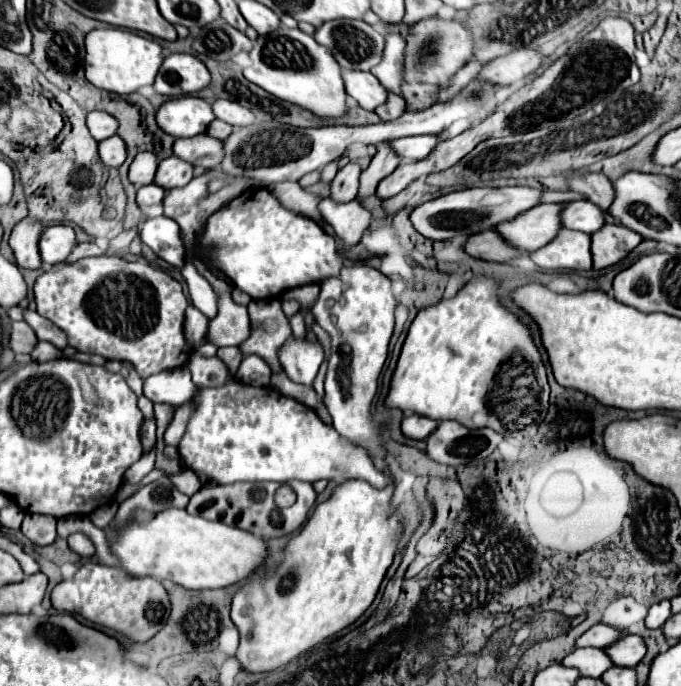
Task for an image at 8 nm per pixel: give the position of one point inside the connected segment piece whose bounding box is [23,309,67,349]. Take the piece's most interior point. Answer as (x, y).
(45, 330)

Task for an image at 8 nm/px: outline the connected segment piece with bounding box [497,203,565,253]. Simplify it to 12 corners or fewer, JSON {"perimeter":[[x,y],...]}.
{"perimeter":[[565,203],[537,205],[507,225],[503,239],[531,253],[563,227]]}

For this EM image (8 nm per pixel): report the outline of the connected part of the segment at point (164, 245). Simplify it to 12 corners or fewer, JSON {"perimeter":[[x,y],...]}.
{"perimeter":[[143,221],[139,237],[169,265],[183,265],[179,225]]}

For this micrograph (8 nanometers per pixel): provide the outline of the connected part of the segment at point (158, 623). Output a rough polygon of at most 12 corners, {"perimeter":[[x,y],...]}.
{"perimeter":[[85,563],[53,607],[151,639],[169,617],[153,577]]}

